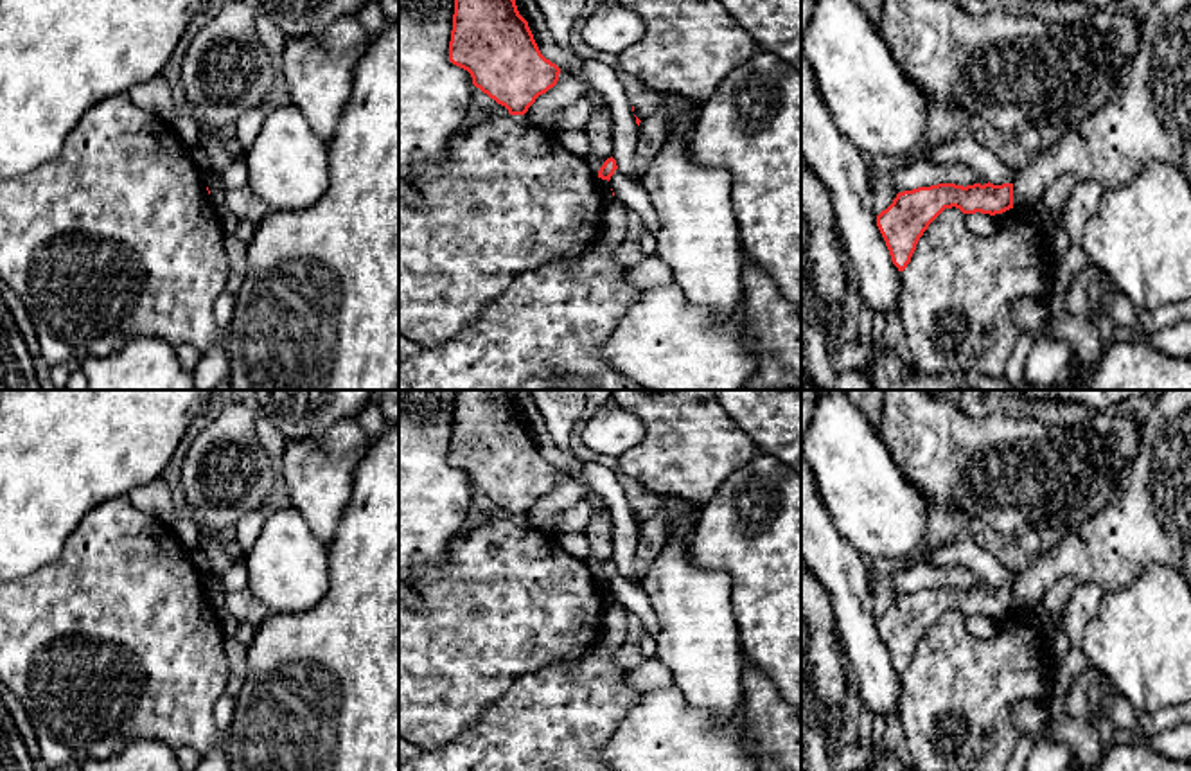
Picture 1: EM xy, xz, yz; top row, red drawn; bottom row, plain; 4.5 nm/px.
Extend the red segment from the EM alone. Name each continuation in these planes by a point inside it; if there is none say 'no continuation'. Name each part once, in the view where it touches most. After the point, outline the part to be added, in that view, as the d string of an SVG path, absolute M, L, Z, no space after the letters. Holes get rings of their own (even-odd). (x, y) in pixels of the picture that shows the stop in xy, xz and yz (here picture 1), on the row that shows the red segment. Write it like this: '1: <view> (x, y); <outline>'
no continuation

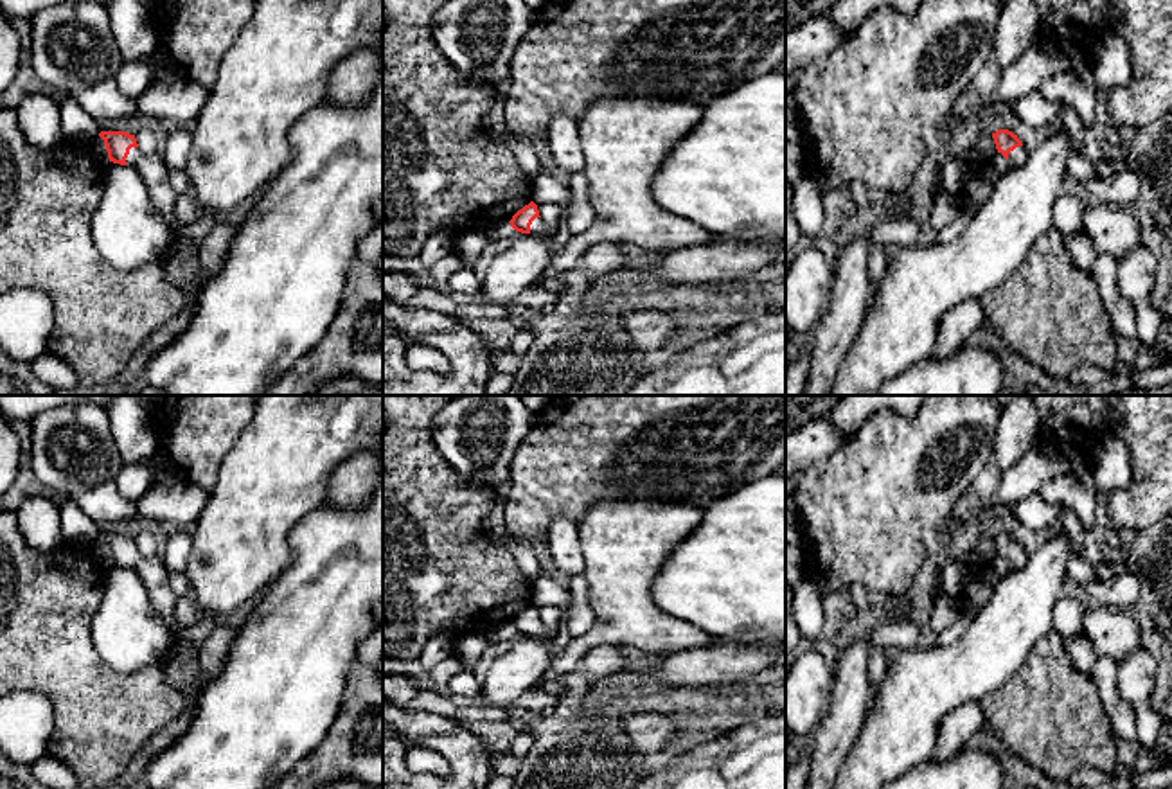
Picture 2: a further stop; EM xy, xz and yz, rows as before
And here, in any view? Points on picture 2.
1: xy (189, 275); M131 147L126 158L126 164L135 167L140 178L144 180L149 198L156 210L165 217L169 226L174 232L174 248L173 252L162 259L160 268L164 275L182 289L182 293L189 293L192 297L192 311L196 306L196 295L200 288L214 275L205 270L198 257L183 259L178 253L178 230L183 225L174 216L174 205L178 194L171 185L171 171L167 169L160 153L144 155L138 147ZM191 311L191 315L192 315Z

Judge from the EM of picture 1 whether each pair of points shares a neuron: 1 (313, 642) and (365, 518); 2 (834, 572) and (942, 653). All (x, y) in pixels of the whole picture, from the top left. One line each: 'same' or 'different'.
1: same
2: different

